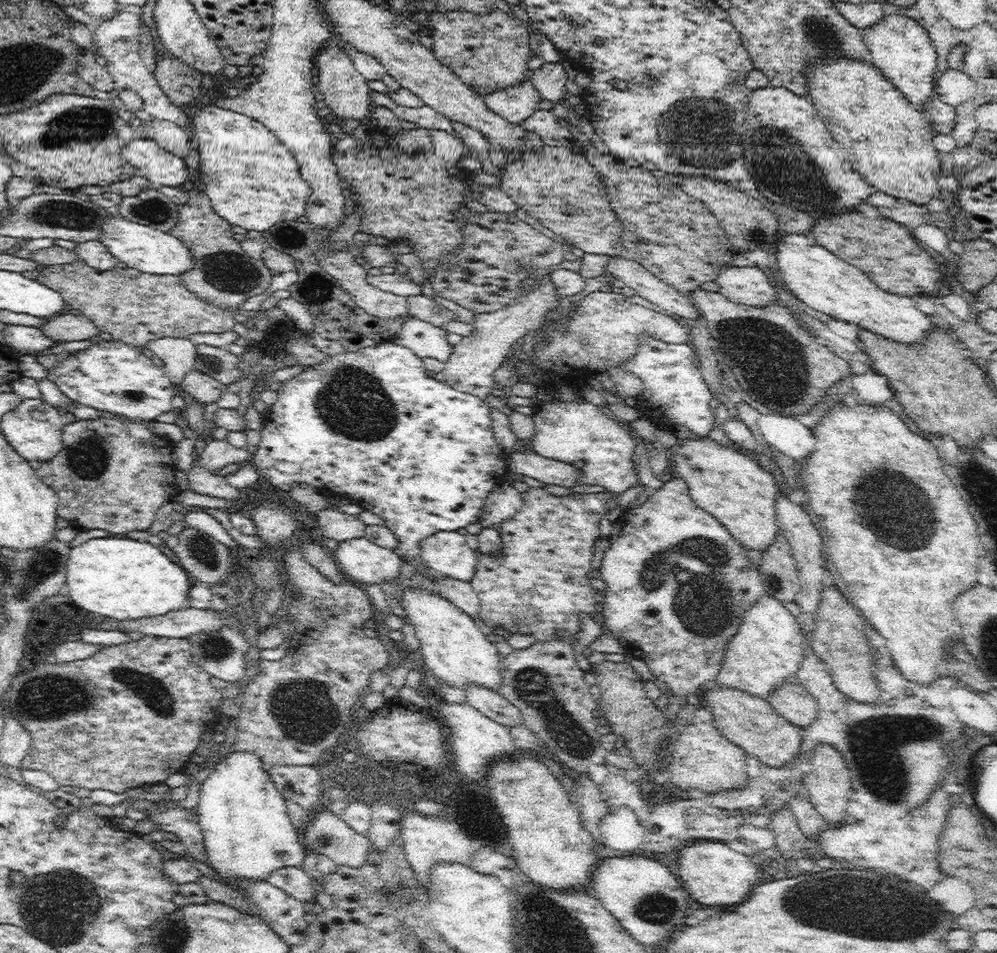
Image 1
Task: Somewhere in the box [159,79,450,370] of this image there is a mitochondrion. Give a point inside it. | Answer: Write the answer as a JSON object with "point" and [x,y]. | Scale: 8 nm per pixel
{"point":[227,271]}

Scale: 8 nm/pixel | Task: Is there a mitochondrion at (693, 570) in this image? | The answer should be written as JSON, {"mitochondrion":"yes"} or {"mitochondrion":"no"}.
{"mitochondrion":"yes"}

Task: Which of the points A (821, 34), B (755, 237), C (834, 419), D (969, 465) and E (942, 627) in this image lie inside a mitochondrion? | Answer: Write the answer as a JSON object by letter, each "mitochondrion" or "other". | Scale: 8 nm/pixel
{"A":"mitochondrion","B":"mitochondrion","C":"other","D":"mitochondrion","E":"other"}

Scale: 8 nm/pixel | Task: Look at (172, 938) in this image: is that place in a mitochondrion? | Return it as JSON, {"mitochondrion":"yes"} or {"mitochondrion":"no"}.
{"mitochondrion":"yes"}

